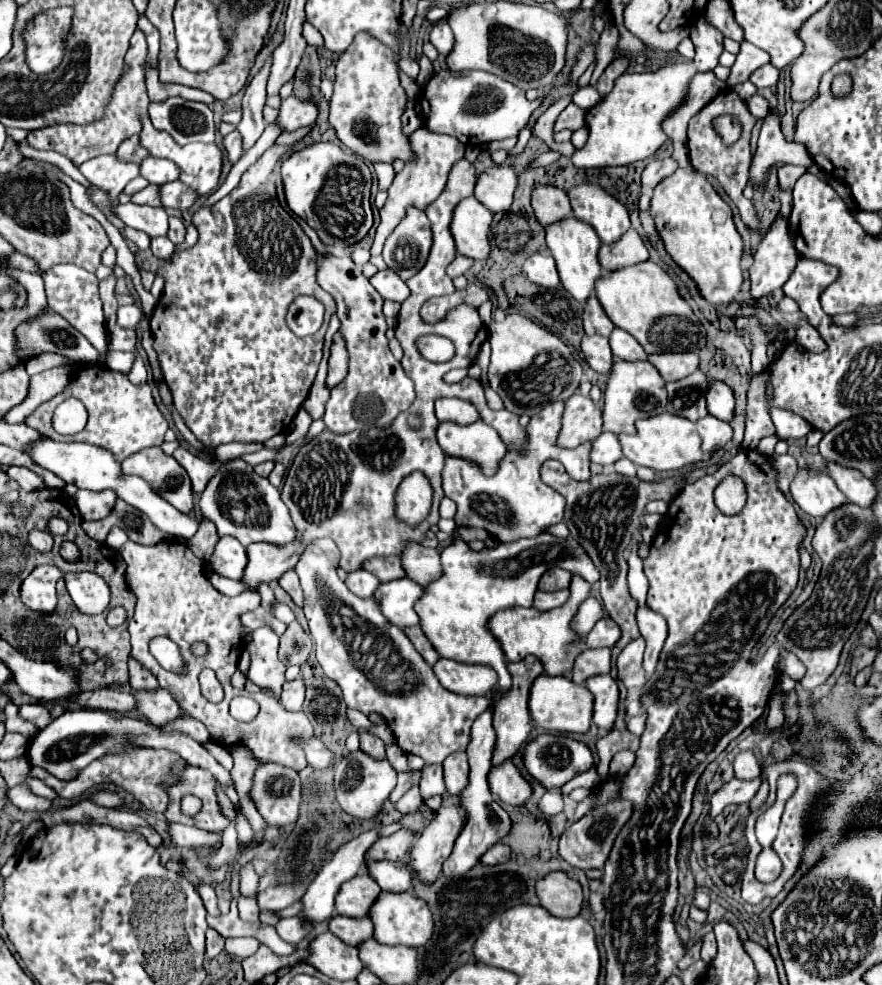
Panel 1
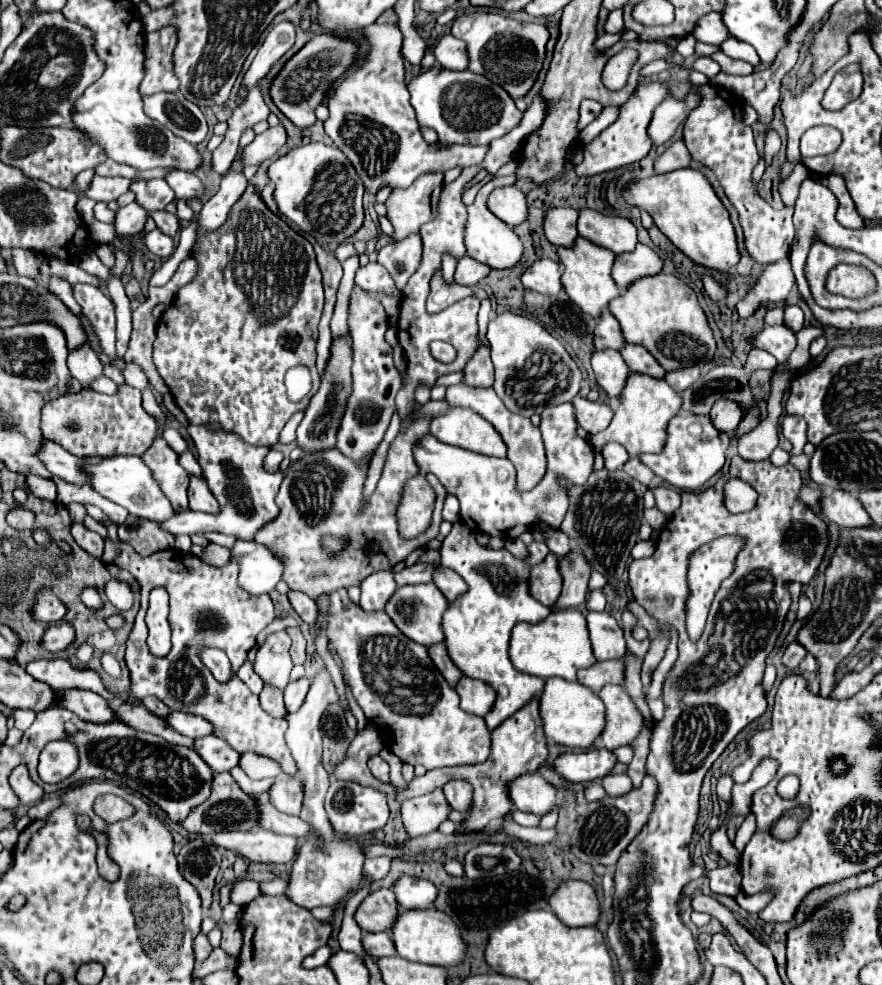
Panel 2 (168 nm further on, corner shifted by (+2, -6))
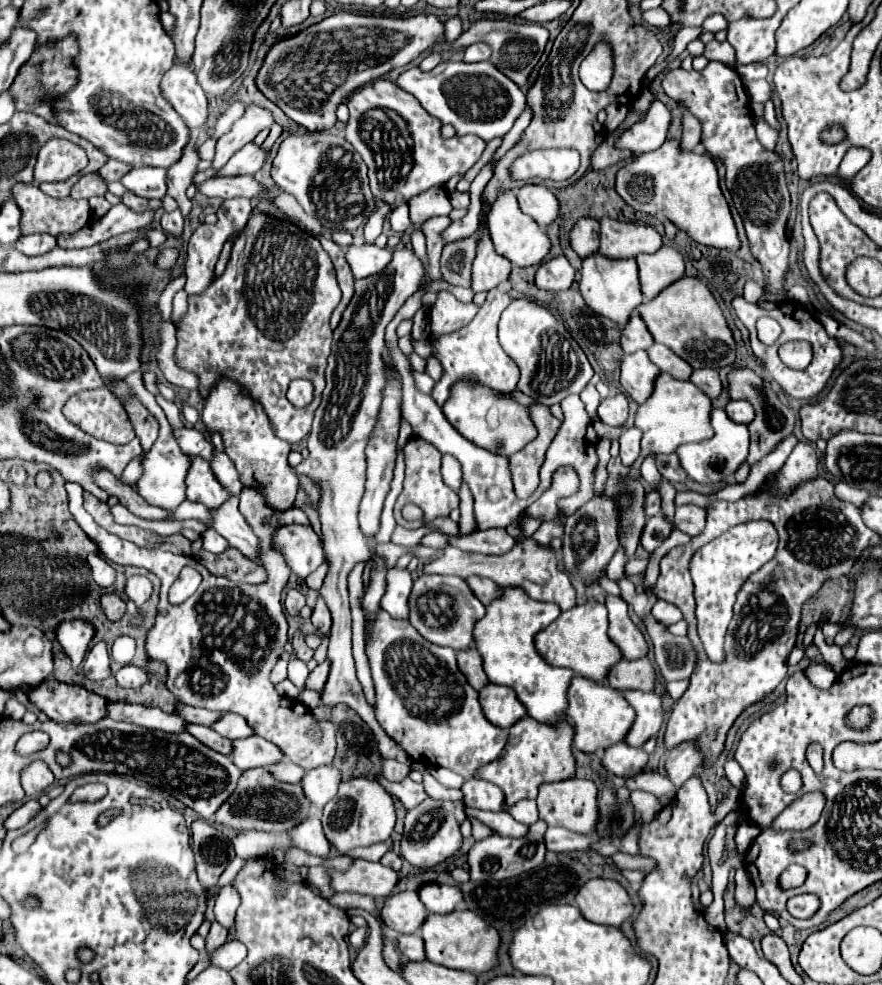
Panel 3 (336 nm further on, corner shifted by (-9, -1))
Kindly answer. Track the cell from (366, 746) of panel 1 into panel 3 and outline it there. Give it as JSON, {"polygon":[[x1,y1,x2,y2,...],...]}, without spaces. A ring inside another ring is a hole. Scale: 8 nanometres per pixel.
{"polygon":[[383,760,383,776,387,780,401,780,409,774,409,766,397,760]]}

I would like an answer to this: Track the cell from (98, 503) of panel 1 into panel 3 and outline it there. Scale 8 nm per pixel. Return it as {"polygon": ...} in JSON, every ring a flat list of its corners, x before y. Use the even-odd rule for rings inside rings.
{"polygon":[[65,484,69,496,69,510,75,516,81,530,99,542,99,550,117,564,125,566,141,566,153,572,161,580,157,618,153,628,147,632,145,646,151,660,163,660,167,664,167,690,183,704,219,712,235,712,241,714,247,724,255,730,257,736,273,742,283,750,285,758,303,770,311,770,317,766,331,764,335,756,335,728,331,722,323,724,321,742,313,742,305,736,305,730,313,724,313,716,307,706,301,702,283,698,277,694,273,684,269,682,269,672,277,664,279,654,283,652,283,644,287,642,287,620,281,606,281,592,289,580,289,570,279,552,271,550,271,536,275,528,263,524,263,518,271,516,271,510,257,490,241,490,239,510,247,518,247,524,259,534,261,566,267,572,267,580,259,586,251,584,235,584,231,580,219,578,211,574,201,562,185,554,173,554,163,550,147,550,139,548,133,542,121,540,119,536,103,530,85,510,83,510,83,488,79,484],[183,566,191,566,201,572,203,582,199,590,187,598,183,604,169,604,167,590,179,576],[231,646,231,648,223,648],[259,648,259,658,255,662,253,654]]}

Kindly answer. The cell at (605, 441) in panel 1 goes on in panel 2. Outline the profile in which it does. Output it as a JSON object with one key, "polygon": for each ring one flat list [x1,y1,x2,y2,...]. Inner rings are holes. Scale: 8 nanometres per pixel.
{"polygon":[[606,443,604,449,602,449,602,455,604,455,604,463,606,463,608,471,620,469,630,457,628,451,620,443]]}

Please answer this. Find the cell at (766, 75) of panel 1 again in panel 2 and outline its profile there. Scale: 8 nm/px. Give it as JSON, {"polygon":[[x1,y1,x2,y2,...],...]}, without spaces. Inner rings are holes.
{"polygon":[[732,36,720,45,720,49,729,57,745,60,753,66,757,66,760,63,760,58,750,44,738,41]]}

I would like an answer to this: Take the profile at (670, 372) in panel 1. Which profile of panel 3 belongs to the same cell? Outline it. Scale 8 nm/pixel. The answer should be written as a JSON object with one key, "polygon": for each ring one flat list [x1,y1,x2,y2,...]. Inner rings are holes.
{"polygon":[[699,368,693,370,691,378,689,378,695,386,699,386,709,398,715,398,721,392,721,380,715,368]]}

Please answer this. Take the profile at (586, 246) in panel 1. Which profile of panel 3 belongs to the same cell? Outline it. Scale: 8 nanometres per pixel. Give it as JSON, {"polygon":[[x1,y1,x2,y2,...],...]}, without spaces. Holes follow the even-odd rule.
{"polygon":[[595,252,587,258,583,258,583,268,581,268,581,282,579,282,579,292,587,306,595,310,597,314,617,322,623,326,629,320,629,314,641,304,643,296,639,290,639,276,637,276,637,264,635,258,603,258,603,254]]}

